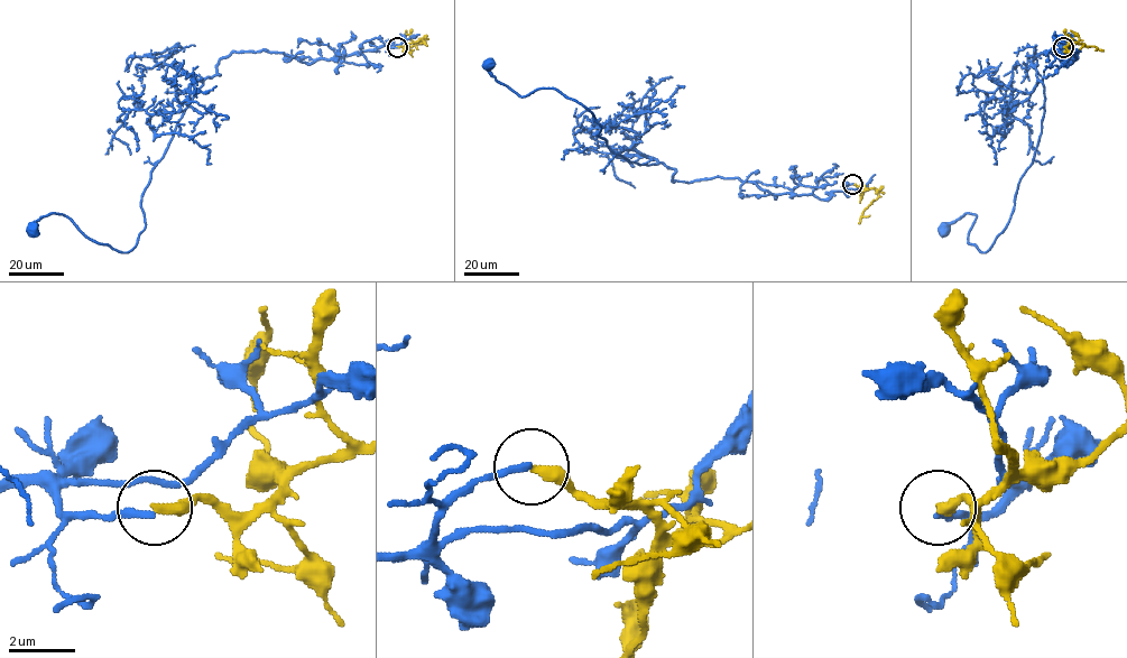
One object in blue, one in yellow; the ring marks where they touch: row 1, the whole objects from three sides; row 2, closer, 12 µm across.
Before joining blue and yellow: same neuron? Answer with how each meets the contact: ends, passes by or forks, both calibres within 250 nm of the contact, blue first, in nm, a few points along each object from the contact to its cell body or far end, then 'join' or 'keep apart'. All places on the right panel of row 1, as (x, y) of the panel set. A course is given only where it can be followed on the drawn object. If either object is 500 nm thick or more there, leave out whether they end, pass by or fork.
blue ends | yellow ends | 220/320 nm | blue via (1063, 47), (1079, 51), (1056, 49), (1043, 77), (1006, 226), (986, 251), (968, 242), (973, 214), (943, 230) | yellow via (1063, 47), (1073, 40), (1095, 49) | keep apart

